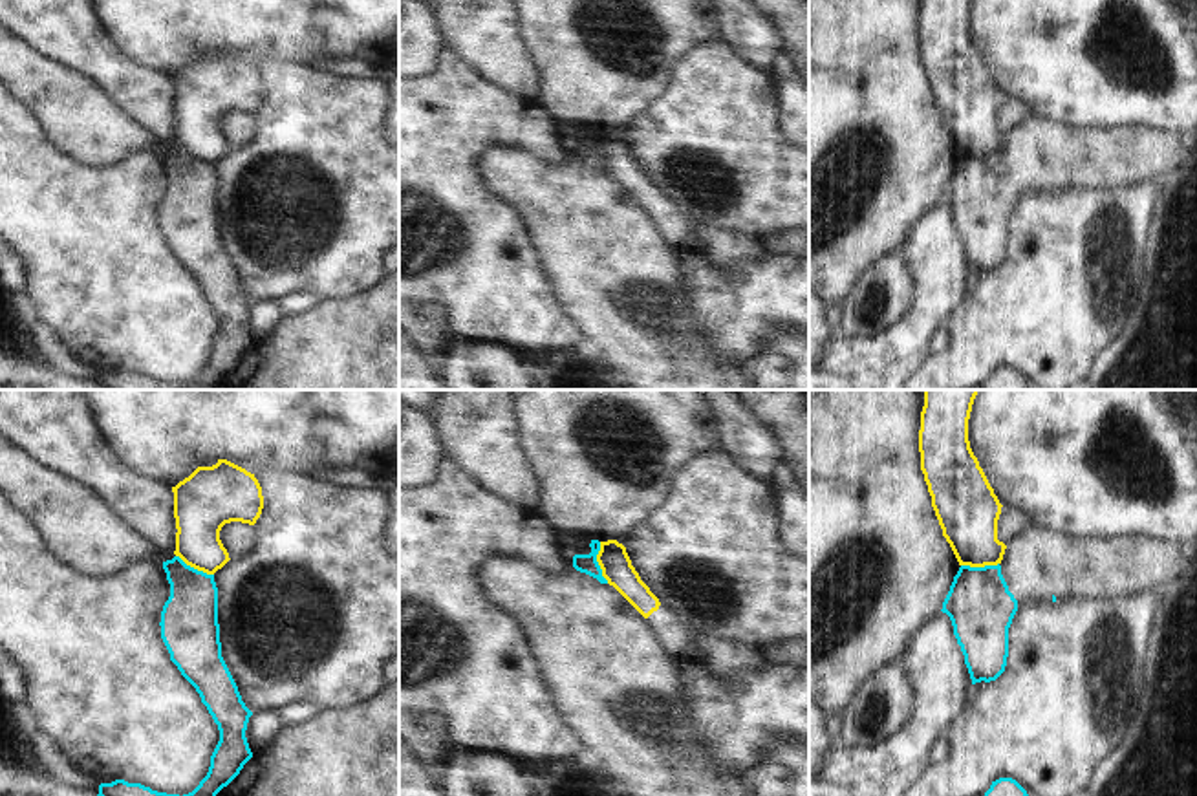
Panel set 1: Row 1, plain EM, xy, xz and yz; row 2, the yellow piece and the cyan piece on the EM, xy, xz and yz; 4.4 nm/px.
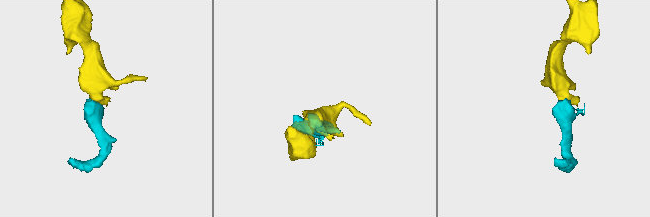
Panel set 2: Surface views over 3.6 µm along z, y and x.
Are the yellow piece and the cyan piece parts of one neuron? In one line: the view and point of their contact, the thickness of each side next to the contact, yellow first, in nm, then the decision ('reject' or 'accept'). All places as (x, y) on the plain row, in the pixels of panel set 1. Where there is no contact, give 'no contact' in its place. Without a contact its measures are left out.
xz (597, 150) | 140/90 nm | reject

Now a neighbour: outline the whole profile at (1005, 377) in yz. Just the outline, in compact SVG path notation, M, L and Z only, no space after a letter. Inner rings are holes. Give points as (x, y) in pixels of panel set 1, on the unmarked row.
M1012 368L992 371L983 390L1027 390L1027 381Z

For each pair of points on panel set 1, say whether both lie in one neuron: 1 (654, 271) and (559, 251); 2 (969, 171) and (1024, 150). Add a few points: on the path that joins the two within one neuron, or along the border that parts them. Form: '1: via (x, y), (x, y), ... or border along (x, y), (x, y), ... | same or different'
1: via (630, 271), (615, 271), (595, 251), (582, 251) | same
2: via (981, 171), (1003, 171), (1011, 163) | same

